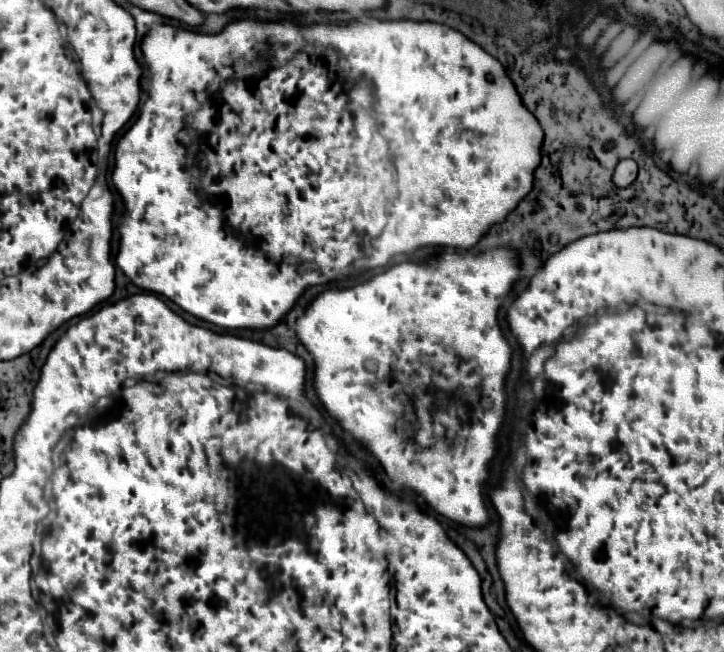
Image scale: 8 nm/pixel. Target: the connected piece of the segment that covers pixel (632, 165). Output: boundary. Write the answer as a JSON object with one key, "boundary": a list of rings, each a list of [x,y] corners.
{"boundary":[[[620,160],[612,180],[614,180],[616,186],[626,188],[626,186],[630,186],[636,180],[636,174],[638,174],[638,164],[634,160]]]}

